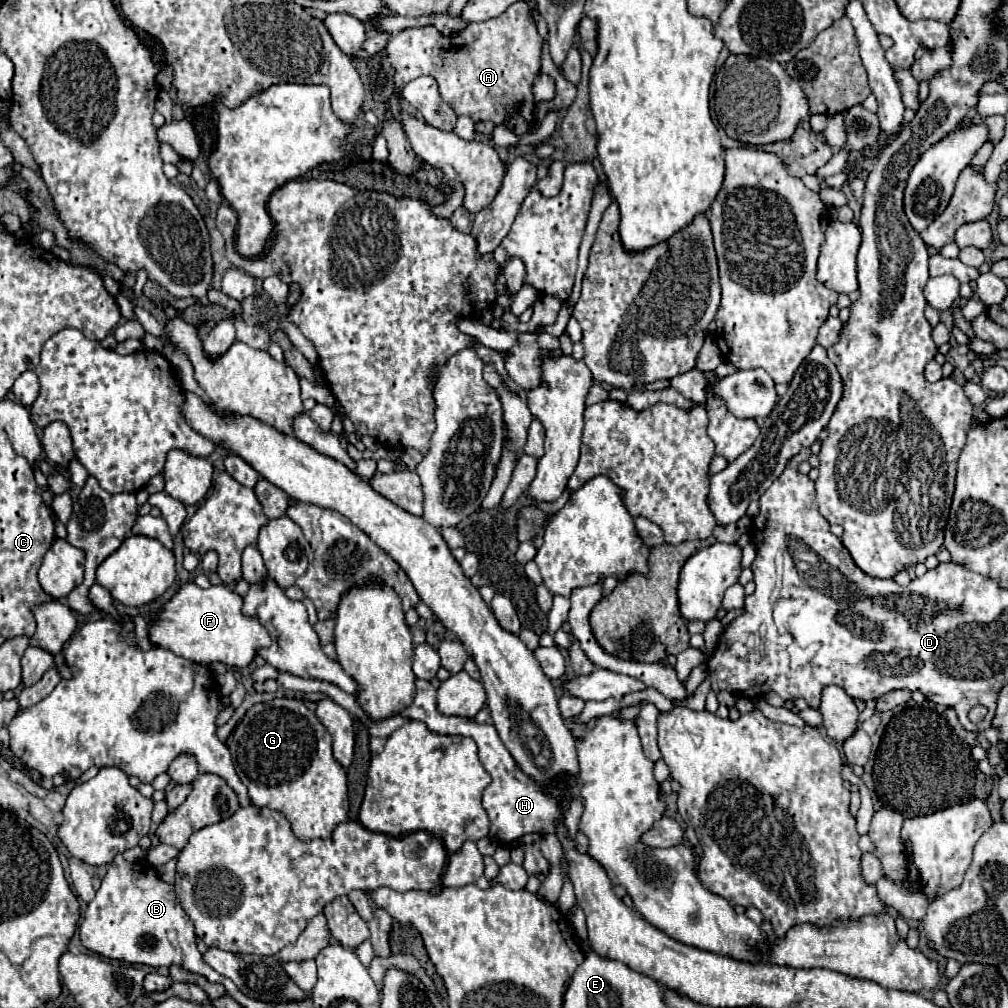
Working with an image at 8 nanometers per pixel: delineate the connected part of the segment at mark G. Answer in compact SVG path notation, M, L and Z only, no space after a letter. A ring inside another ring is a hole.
M272 699L266 703L256 703L248 709L244 719L234 729L228 747L234 757L234 767L240 781L248 787L252 805L268 807L284 813L290 821L294 835L300 841L326 839L332 835L334 827L348 819L348 781L346 771L332 755L332 737L328 729L318 721L314 711L310 711L298 699Z

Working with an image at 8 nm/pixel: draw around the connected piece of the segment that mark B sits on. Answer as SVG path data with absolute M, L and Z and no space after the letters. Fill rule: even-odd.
M116 855L108 865L96 897L88 903L80 923L80 939L86 949L108 959L150 965L178 965L192 973L202 973L202 953L196 947L194 925L180 907L174 885L160 879L148 861L128 863Z

